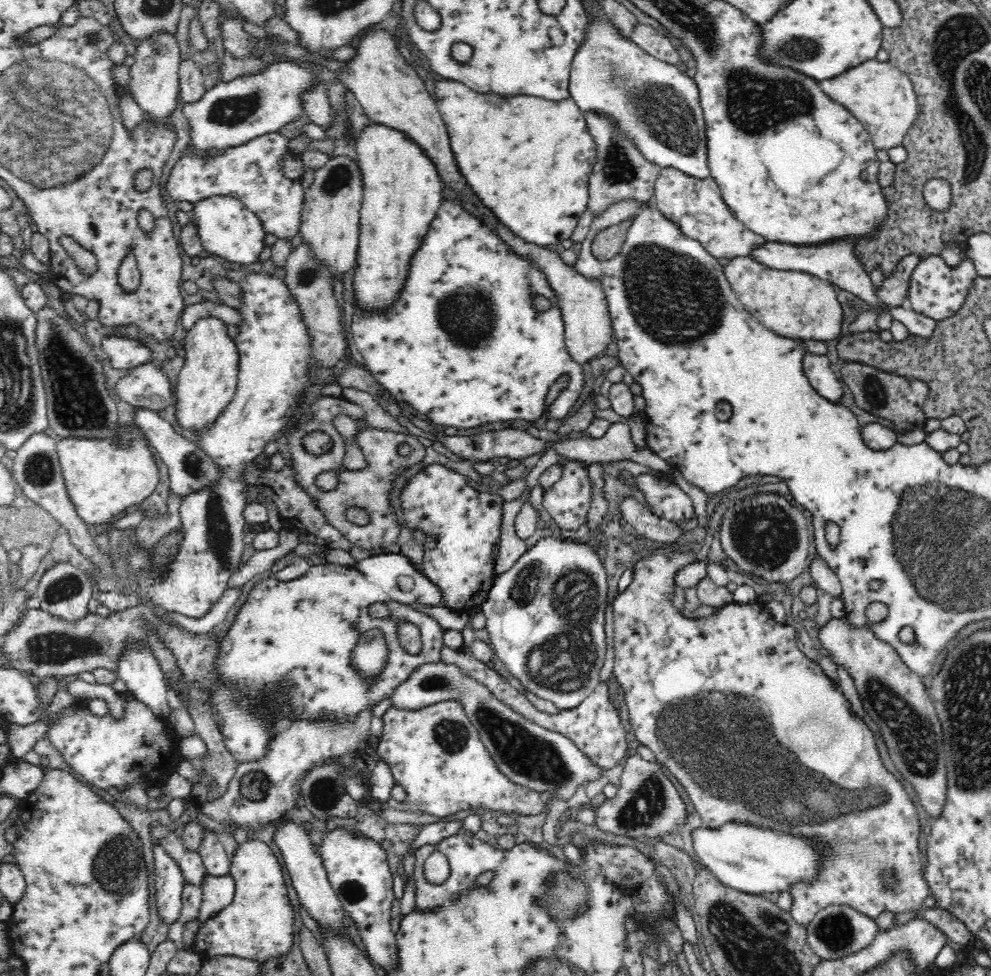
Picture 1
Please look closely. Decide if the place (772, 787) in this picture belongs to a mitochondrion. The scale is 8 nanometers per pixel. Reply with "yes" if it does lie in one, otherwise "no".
yes

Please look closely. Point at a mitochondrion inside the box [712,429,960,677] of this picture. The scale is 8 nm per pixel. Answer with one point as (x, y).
(764, 534)

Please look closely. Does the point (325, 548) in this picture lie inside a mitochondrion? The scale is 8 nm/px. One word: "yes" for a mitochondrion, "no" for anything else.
no

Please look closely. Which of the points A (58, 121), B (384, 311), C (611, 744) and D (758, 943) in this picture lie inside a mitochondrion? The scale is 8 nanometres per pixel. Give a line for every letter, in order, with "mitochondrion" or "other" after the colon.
A: mitochondrion
B: other
C: other
D: mitochondrion

